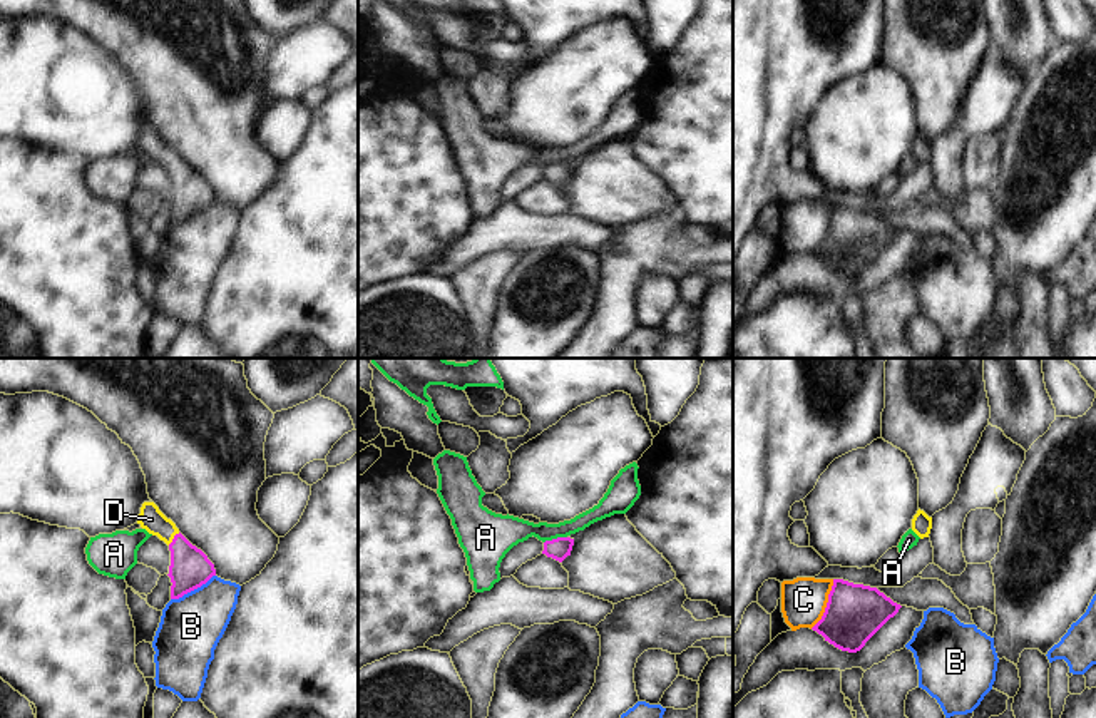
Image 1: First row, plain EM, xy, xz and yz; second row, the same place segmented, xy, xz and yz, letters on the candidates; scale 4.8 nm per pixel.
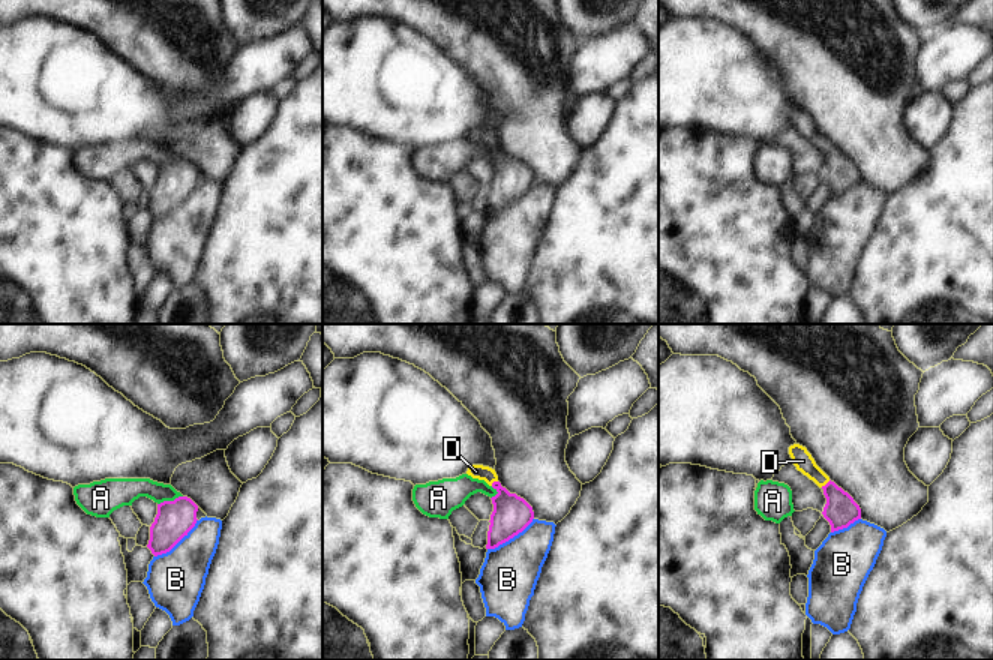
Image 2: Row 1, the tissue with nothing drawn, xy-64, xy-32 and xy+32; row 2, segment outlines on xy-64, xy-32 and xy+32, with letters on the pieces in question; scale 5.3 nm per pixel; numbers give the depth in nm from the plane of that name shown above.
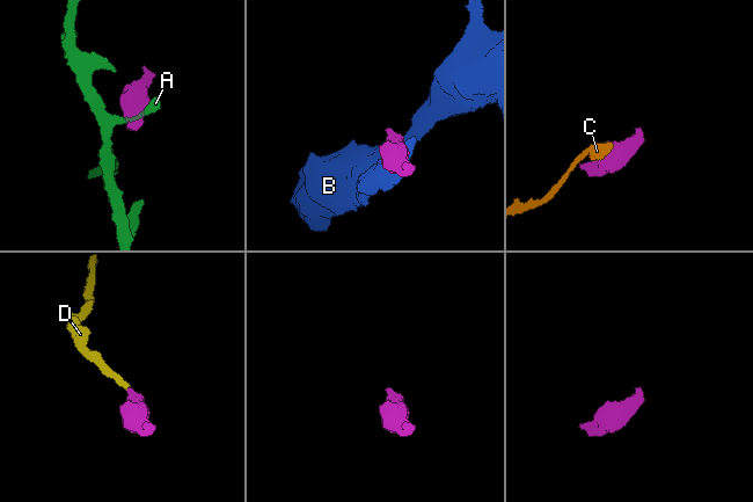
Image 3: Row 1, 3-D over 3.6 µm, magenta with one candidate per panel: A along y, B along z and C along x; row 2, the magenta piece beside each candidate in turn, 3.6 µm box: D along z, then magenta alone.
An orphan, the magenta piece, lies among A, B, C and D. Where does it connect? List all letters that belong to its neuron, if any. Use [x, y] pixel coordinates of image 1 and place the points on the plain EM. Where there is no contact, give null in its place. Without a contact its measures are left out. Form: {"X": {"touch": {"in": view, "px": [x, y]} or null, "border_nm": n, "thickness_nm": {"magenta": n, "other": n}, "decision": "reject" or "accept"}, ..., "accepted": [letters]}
{"A": {"touch": {"in": "xz", "px": [554, 164]}, "border_nm": 120, "thickness_nm": {"magenta": 100, "other": 160}, "decision": "reject"}, "B": {"touch": {"in": "xy", "px": [193, 215]}, "border_nm": 240, "thickness_nm": {"magenta": 190, "other": 300}, "decision": "reject"}, "C": {"touch": {"in": "yz", "px": [827, 230]}, "border_nm": 260, "thickness_nm": {"magenta": 280, "other": 220}, "decision": "reject"}, "D": {"touch": {"in": "xy", "px": [174, 163]}, "border_nm": 90, "thickness_nm": {"magenta": 190, "other": 120}, "decision": "accept"}, "accepted": ["D"]}

